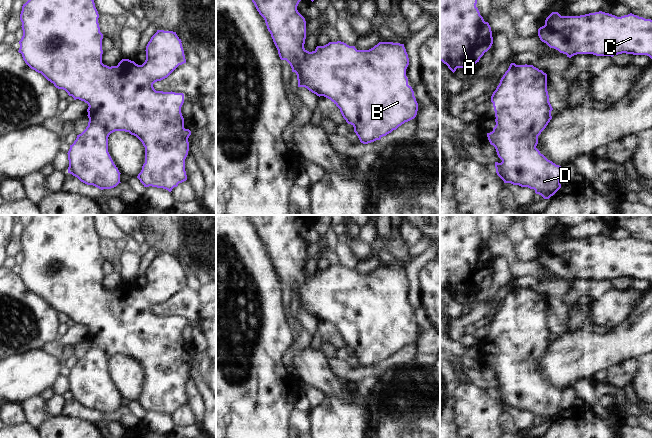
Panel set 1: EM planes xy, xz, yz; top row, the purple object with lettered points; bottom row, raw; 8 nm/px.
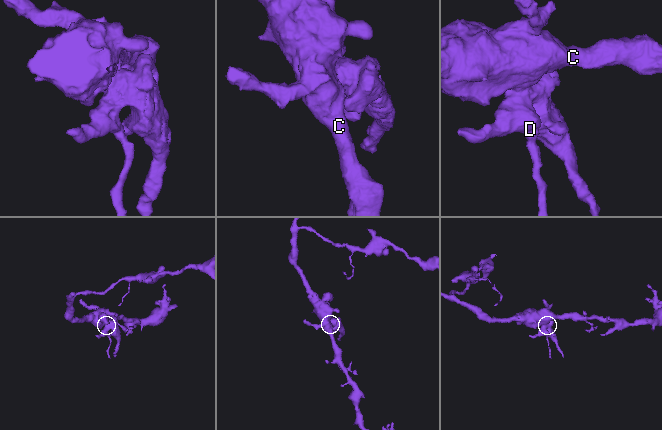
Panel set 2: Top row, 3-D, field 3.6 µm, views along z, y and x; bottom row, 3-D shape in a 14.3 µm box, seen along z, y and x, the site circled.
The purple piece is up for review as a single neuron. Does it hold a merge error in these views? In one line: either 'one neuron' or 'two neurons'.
one neuron

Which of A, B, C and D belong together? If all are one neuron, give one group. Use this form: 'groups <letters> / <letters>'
groups A B C D

